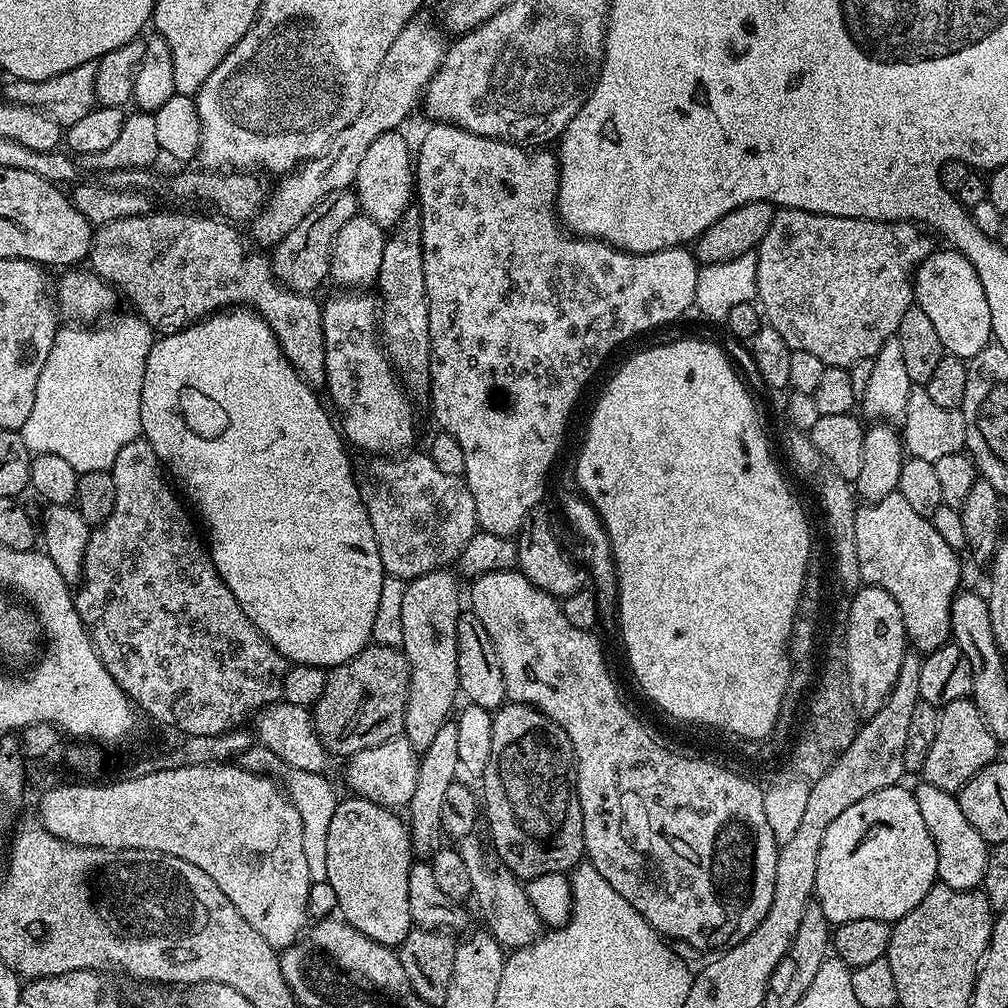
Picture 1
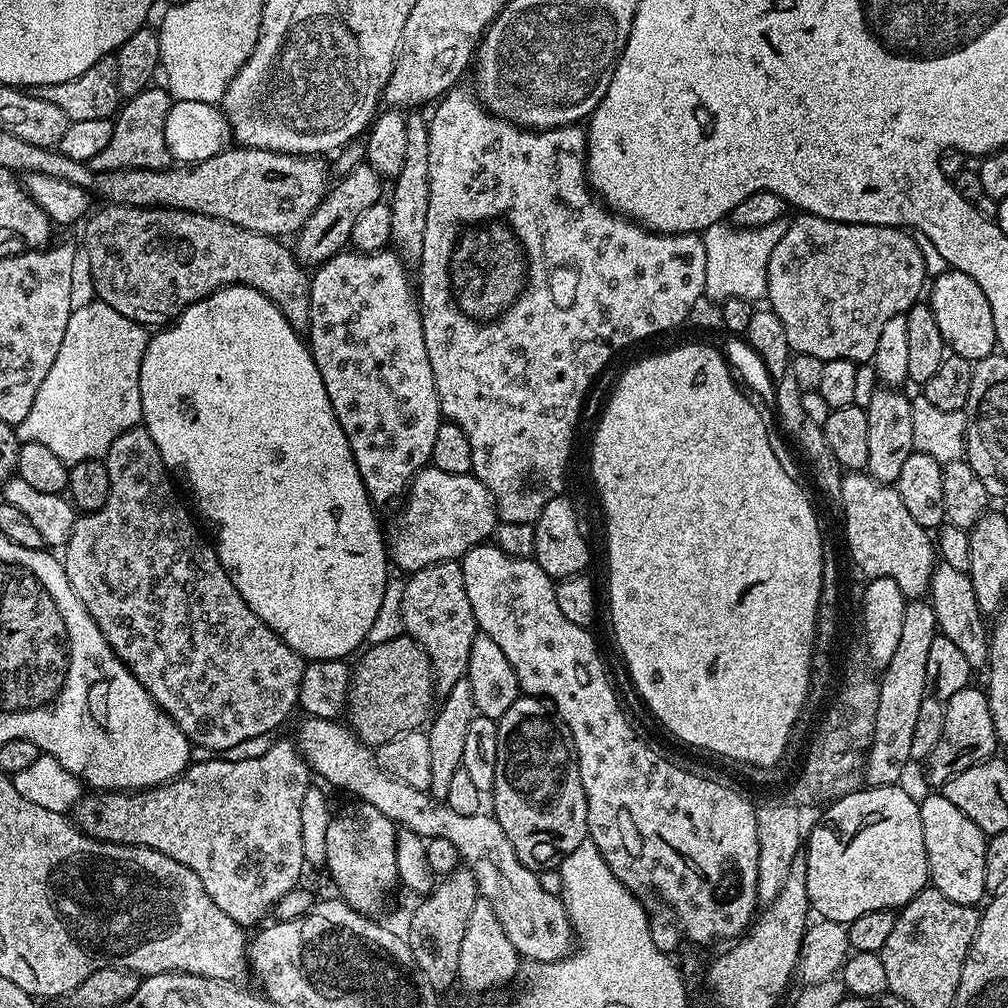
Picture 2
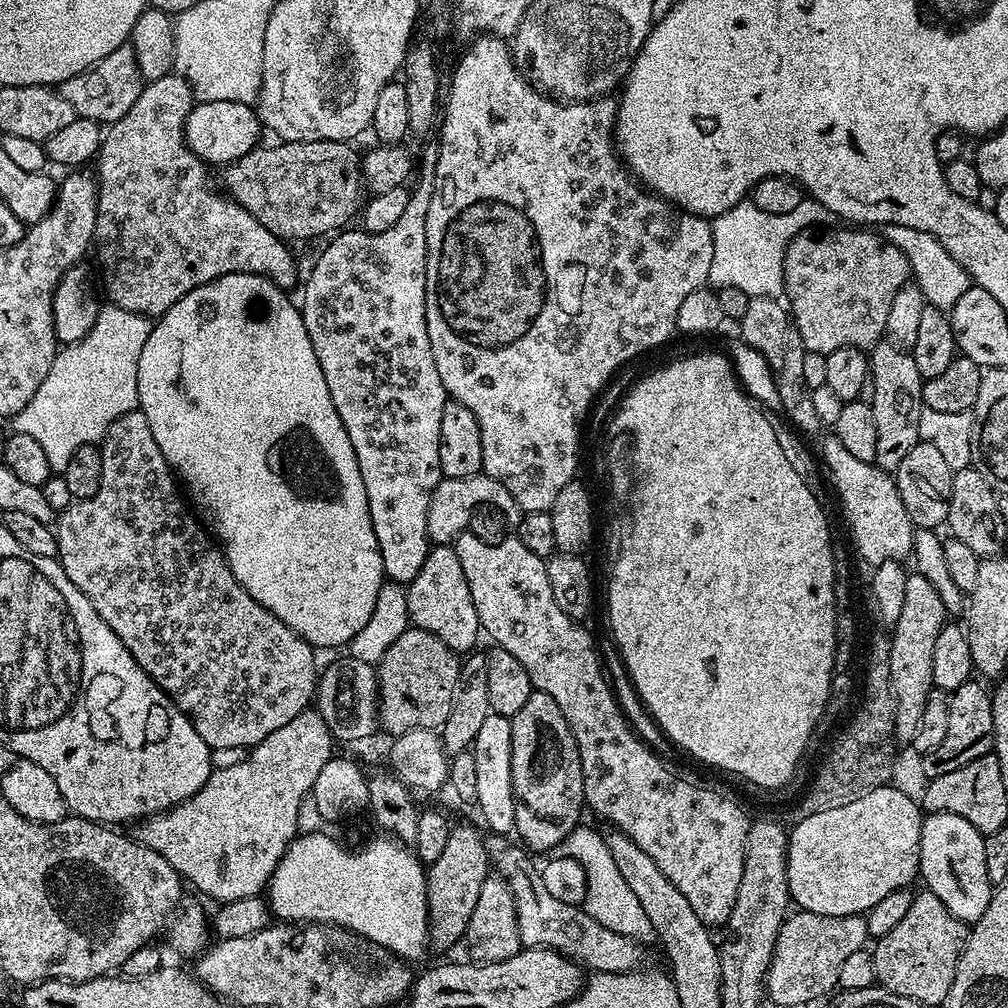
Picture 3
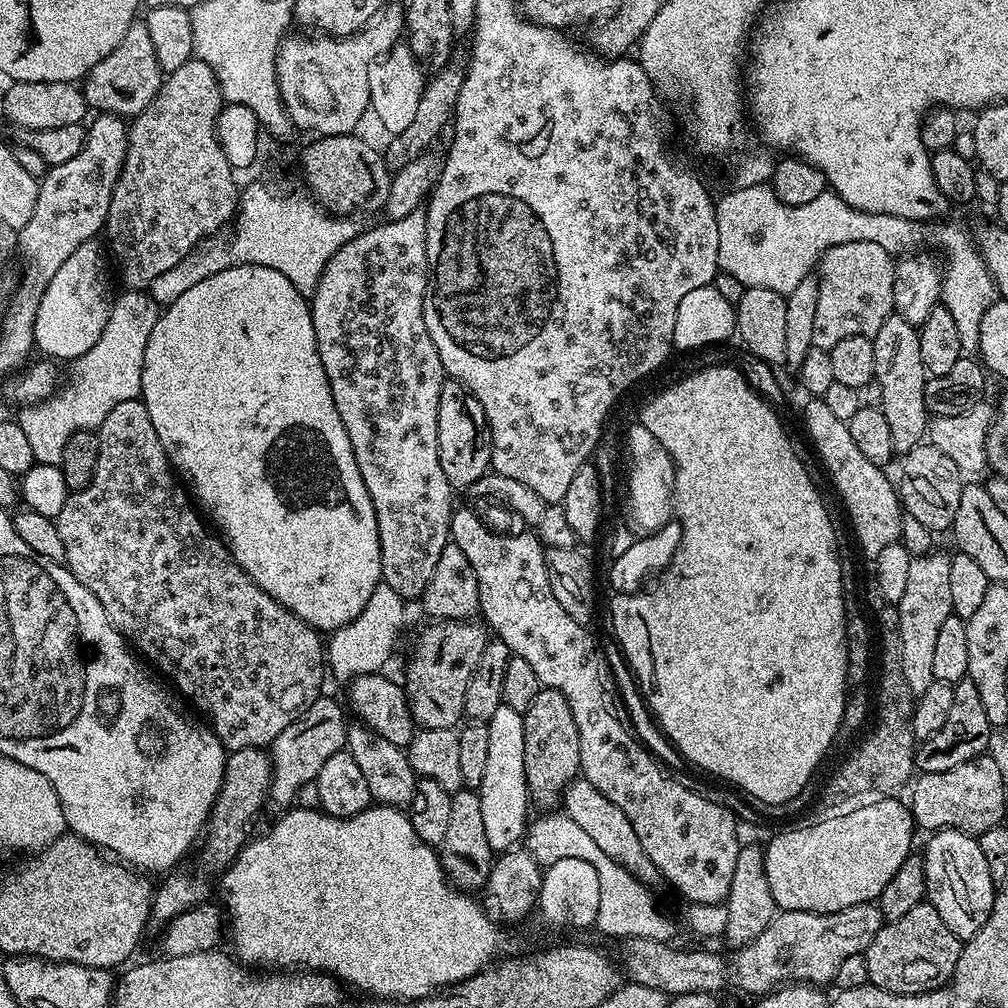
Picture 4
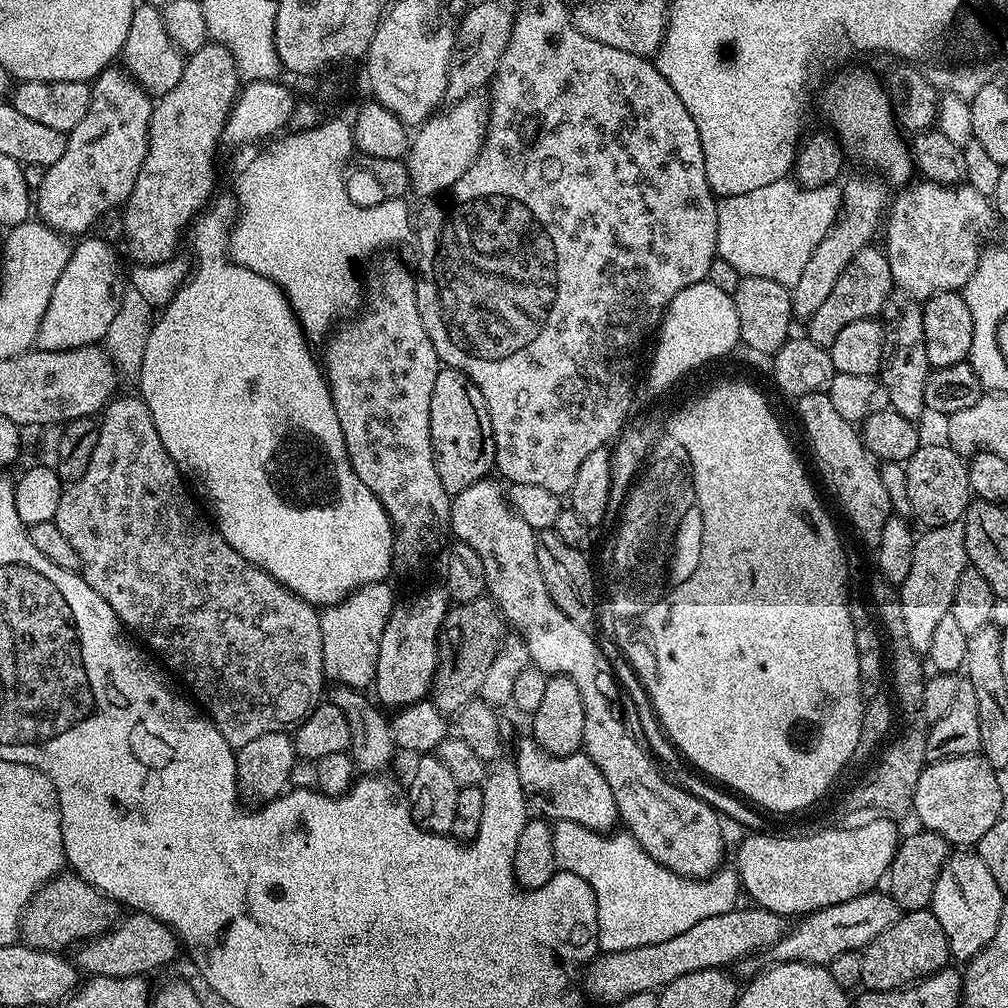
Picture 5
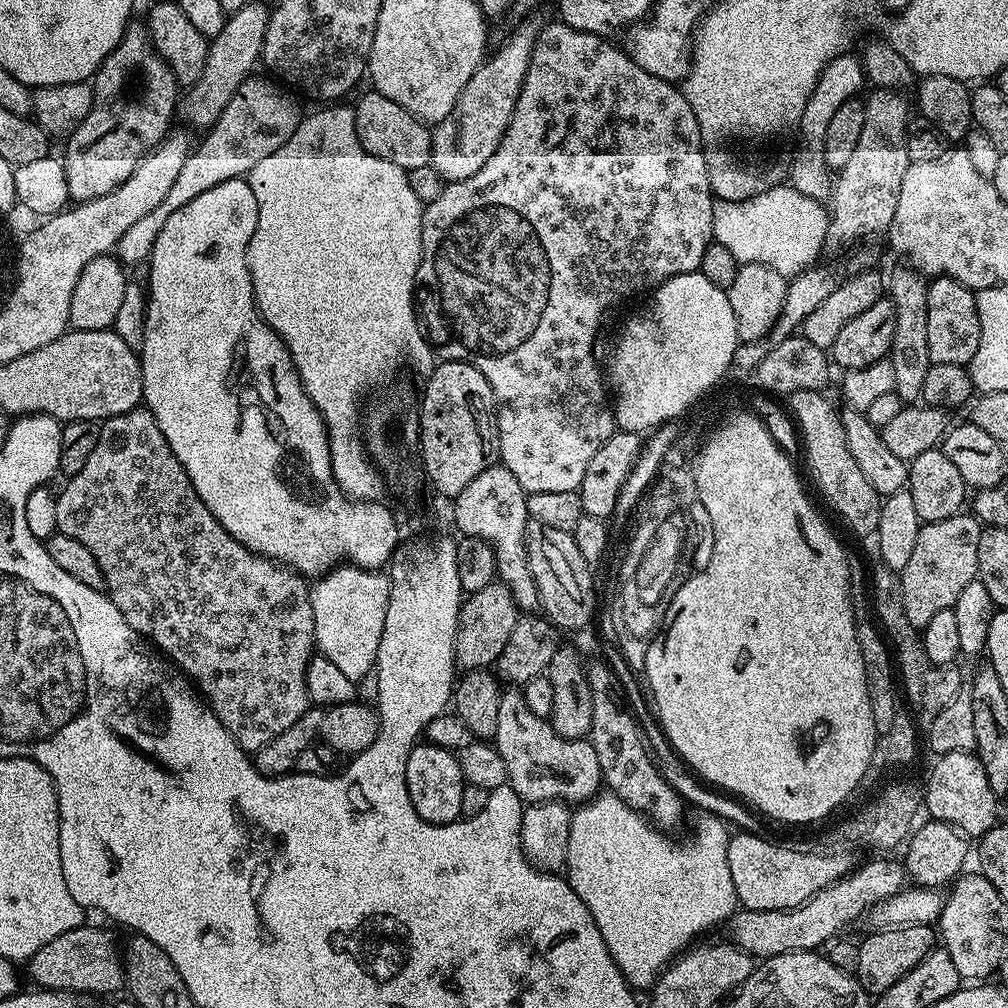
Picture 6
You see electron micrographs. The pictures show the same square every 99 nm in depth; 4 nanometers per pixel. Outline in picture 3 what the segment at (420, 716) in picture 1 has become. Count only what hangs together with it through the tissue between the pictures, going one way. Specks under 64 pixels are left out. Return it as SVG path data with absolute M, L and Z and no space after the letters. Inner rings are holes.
M437 544L428 553L422 568L412 581L406 584L408 594L408 618L415 627L426 630L457 654L468 654L477 647L476 639L482 636L478 610L474 610L474 598L470 598L470 586L462 562L458 562L455 547Z

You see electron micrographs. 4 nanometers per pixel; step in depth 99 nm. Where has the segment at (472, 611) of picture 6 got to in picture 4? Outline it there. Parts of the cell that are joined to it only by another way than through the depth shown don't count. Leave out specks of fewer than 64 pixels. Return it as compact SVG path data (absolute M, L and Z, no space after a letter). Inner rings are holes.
M436 618L421 630L420 641L408 660L408 669L404 672L404 680L402 679L402 687L408 693L412 718L421 729L456 728L465 719L466 686L490 639L485 625L480 622L475 624L476 622L472 618Z

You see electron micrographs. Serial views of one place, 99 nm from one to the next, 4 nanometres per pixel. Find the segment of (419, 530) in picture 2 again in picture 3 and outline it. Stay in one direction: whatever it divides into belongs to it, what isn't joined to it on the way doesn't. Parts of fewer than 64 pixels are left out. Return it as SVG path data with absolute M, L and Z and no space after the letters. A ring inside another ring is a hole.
M486 475L471 476L470 478L444 478L434 490L430 498L429 513L426 514L428 538L433 545L451 545L460 535L469 531L472 515L479 508L493 508L509 526L519 524L522 515L518 502L502 482Z

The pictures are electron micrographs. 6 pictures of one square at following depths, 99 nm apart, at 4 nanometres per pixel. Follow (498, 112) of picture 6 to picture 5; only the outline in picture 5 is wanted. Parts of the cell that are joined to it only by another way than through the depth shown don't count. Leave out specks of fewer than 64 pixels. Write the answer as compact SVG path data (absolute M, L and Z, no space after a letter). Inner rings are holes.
M473 94L464 100L449 103L443 110L428 117L415 129L406 155L408 183L413 193L424 198L436 198L448 191L466 174L466 170L476 160L488 127L490 107L483 95Z

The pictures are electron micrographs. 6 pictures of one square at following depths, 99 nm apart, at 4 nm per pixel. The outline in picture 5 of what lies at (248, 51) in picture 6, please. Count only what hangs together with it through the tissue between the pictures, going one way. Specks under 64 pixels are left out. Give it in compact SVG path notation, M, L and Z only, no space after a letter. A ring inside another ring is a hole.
M209 42L185 59L184 73L182 78L178 78L178 86L153 103L146 158L142 162L142 170L138 170L138 182L134 182L130 198L122 206L124 236L133 248L136 264L161 264L164 260L173 259L180 244L180 231L184 227L185 231L209 207L217 191L216 147L222 144L224 127L241 87L240 71L230 50L225 44Z

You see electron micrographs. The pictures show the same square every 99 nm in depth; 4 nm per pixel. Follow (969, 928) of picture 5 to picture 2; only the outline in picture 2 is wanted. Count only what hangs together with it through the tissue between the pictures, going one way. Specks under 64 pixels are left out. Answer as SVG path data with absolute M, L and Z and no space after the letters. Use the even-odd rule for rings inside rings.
M943 794L921 799L919 806L931 887L946 894L950 902L979 905L986 896L984 883L988 841L984 832L974 826L974 822L970 822L970 818L966 818L966 814L962 814L962 810L958 810L958 806L954 806L954 802Z

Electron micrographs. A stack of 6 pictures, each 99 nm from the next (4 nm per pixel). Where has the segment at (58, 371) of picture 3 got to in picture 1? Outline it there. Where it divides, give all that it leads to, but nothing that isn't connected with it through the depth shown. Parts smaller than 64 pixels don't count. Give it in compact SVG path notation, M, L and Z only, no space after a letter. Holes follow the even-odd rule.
M135 314L115 316L99 326L57 327L46 366L38 374L30 418L19 429L29 452L58 454L79 473L109 471L118 450L142 436L142 378L154 330Z

